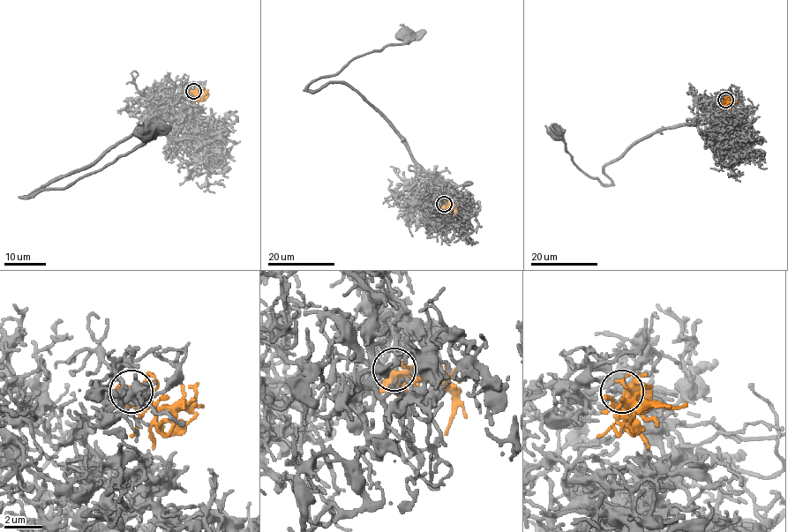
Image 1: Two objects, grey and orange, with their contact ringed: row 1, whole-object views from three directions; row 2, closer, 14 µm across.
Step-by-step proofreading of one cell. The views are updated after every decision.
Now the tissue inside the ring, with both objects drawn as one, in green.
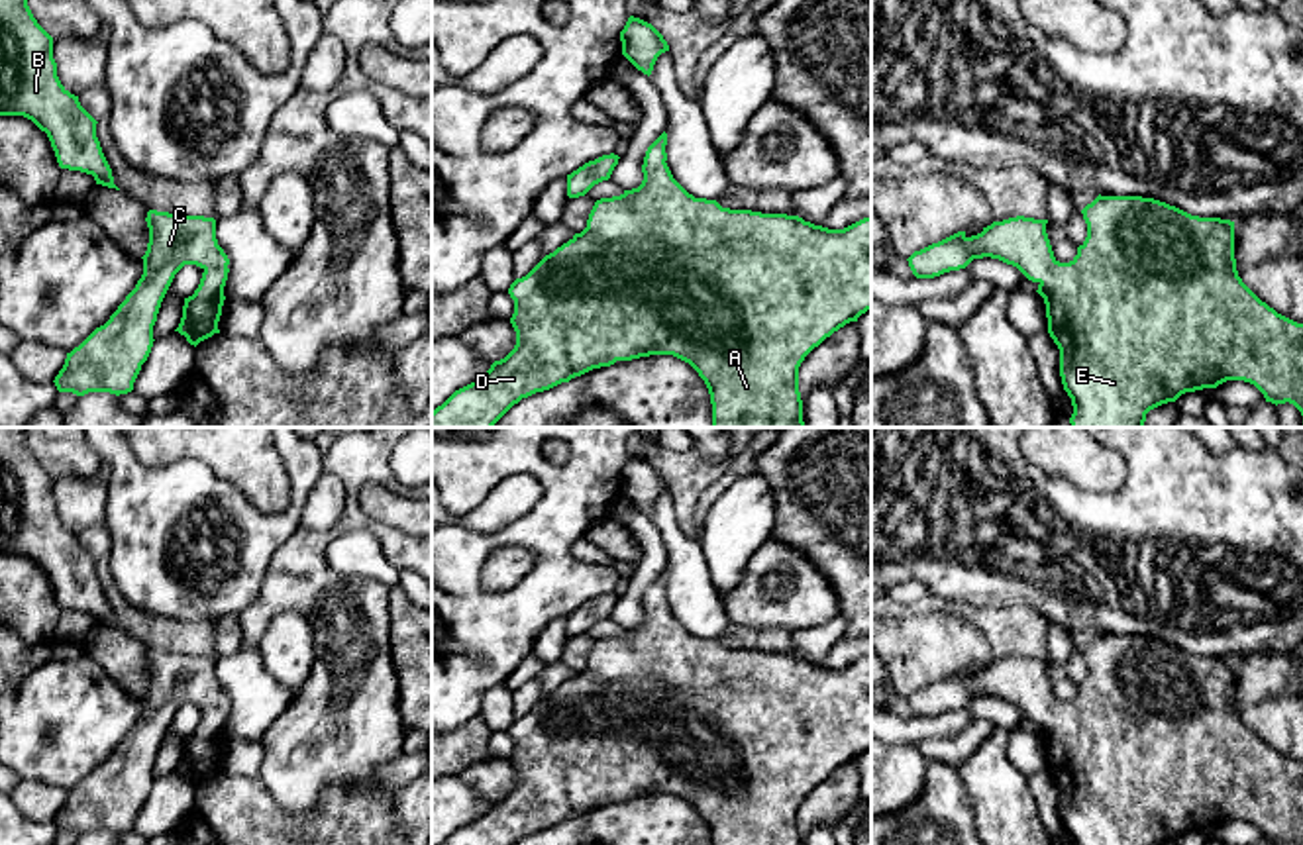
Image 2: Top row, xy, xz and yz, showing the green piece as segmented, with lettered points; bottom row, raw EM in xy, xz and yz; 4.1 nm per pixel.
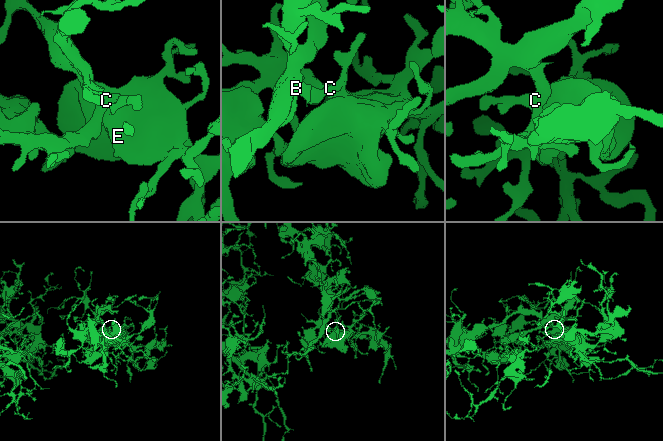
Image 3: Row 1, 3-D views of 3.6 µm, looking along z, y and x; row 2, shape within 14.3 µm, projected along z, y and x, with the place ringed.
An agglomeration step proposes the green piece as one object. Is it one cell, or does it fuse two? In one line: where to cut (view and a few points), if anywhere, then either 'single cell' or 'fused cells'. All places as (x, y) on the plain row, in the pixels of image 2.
no cut | single cell

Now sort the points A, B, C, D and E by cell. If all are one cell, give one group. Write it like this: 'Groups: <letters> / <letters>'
Groups: A B C D E

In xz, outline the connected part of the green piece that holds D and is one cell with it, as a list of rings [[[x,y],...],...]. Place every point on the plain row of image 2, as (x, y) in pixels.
[[[663,571],[646,590],[642,623],[624,629],[620,635],[597,639],[581,672],[575,672],[567,682],[546,694],[526,716],[510,723],[508,733],[514,739],[510,763],[516,770],[514,788],[504,798],[495,800],[481,818],[455,829],[442,845],[514,845],[522,837],[569,821],[593,808],[650,794],[673,794],[689,802],[704,820],[712,845],[803,845],[799,806],[805,796],[834,770],[850,761],[858,761],[861,753],[871,749],[871,657],[863,657],[844,669],[828,669],[799,655],[722,647],[716,639],[695,637],[673,618],[665,602],[665,584],[667,572]]]

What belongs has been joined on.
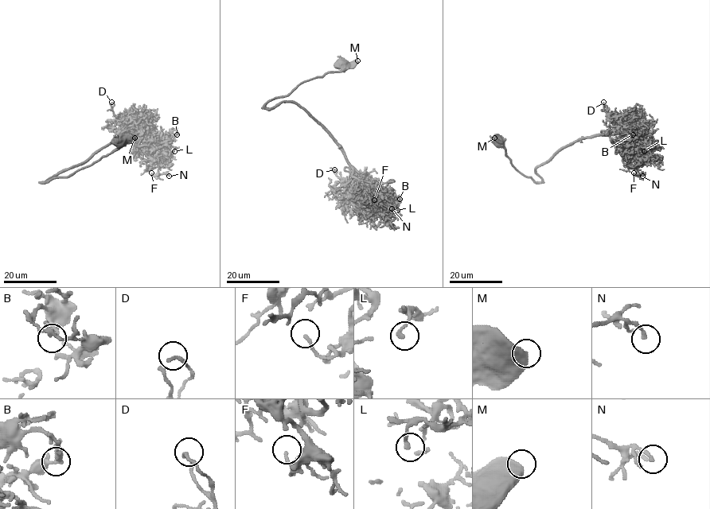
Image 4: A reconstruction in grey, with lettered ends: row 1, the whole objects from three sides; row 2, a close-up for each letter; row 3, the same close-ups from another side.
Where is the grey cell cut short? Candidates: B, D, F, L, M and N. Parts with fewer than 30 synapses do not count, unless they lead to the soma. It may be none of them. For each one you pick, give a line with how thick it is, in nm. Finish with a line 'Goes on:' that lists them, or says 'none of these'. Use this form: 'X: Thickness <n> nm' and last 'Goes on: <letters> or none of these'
Goes on: none of these

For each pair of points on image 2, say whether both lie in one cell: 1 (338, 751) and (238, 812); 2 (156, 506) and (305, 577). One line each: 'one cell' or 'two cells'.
1: two cells
2: two cells

